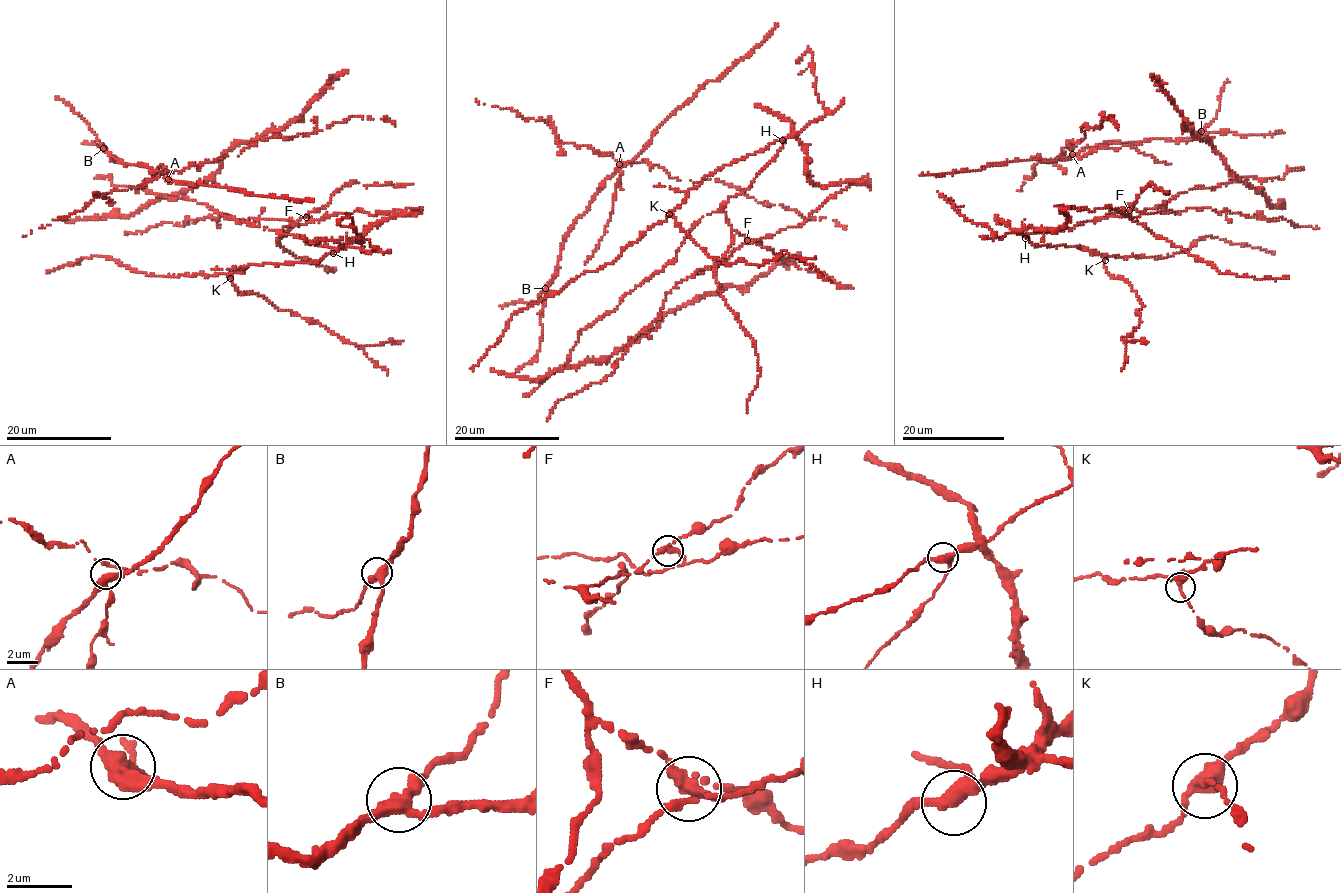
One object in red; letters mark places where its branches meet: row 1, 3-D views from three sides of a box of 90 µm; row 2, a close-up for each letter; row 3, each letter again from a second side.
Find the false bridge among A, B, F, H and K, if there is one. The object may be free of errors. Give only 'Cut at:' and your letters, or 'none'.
Cut at: F

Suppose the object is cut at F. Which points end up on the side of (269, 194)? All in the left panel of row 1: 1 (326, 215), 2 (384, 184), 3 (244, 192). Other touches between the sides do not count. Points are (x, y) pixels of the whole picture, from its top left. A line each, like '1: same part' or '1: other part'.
1: other part
2: same part
3: same part

